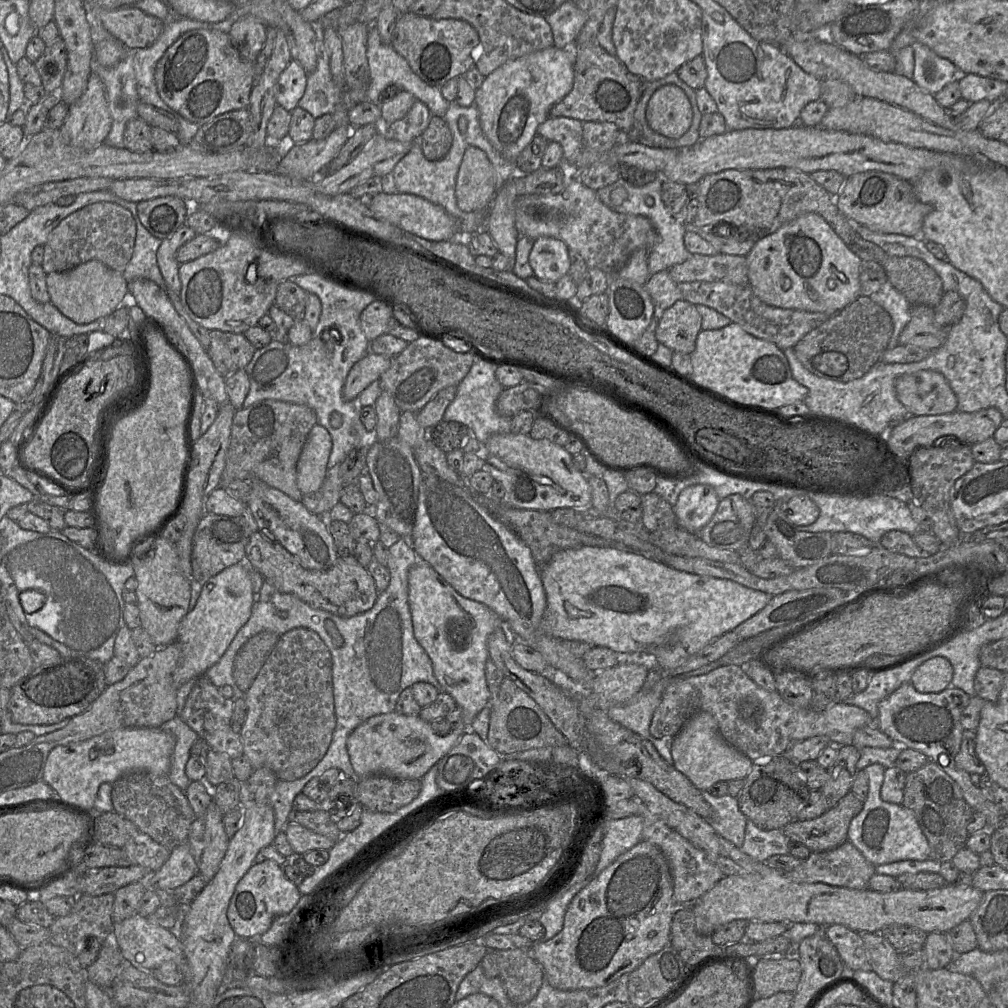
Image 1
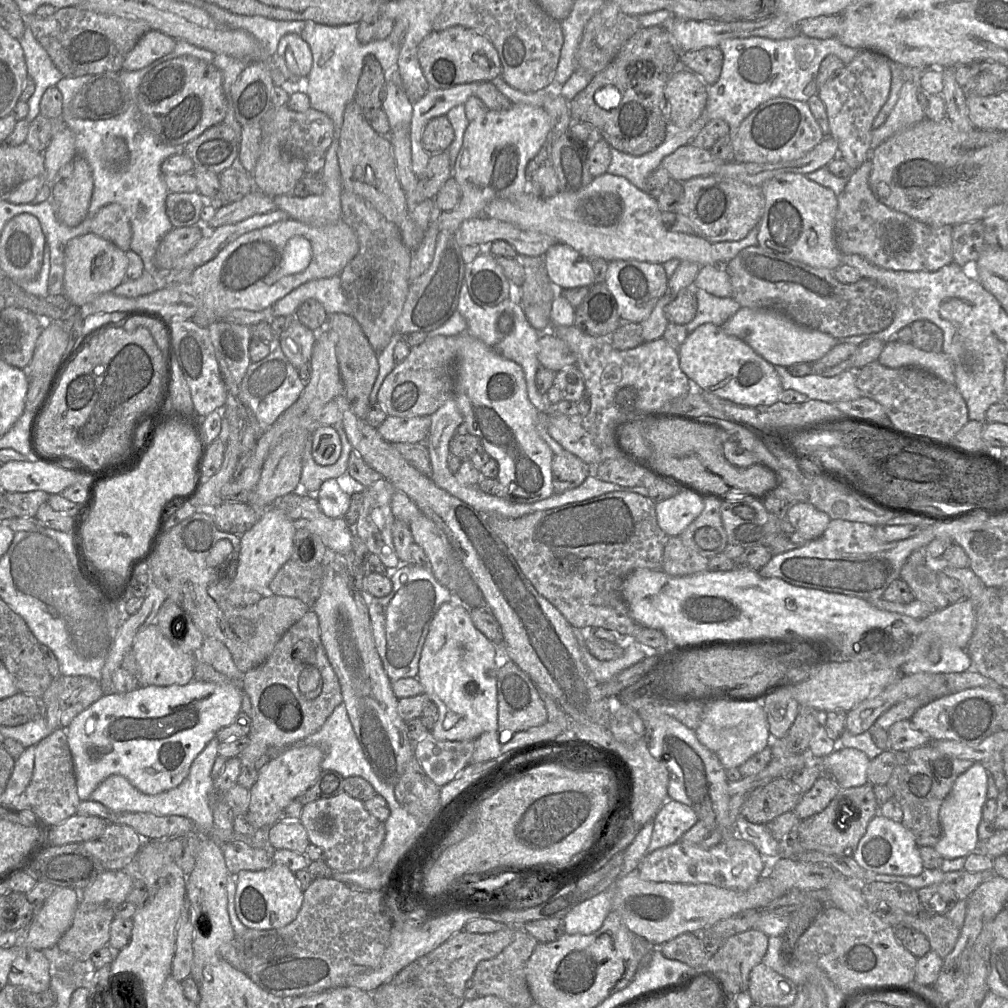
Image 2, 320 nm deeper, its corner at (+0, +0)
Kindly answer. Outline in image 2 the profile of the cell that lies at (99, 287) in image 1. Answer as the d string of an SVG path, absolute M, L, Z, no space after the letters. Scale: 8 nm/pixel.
M87 233L85 235L75 237L68 242L65 248L64 267L63 294L72 304L77 307L82 307L98 295L111 292L125 281L128 259L126 257L126 252L113 243L93 233Z

